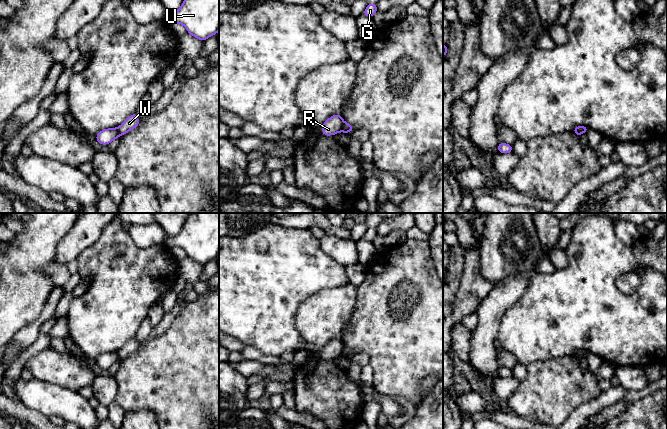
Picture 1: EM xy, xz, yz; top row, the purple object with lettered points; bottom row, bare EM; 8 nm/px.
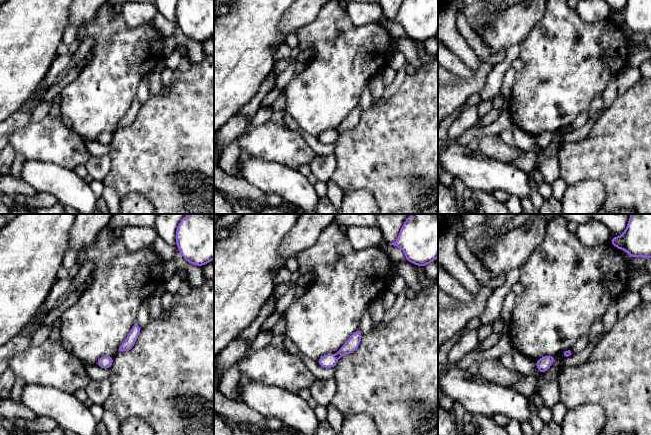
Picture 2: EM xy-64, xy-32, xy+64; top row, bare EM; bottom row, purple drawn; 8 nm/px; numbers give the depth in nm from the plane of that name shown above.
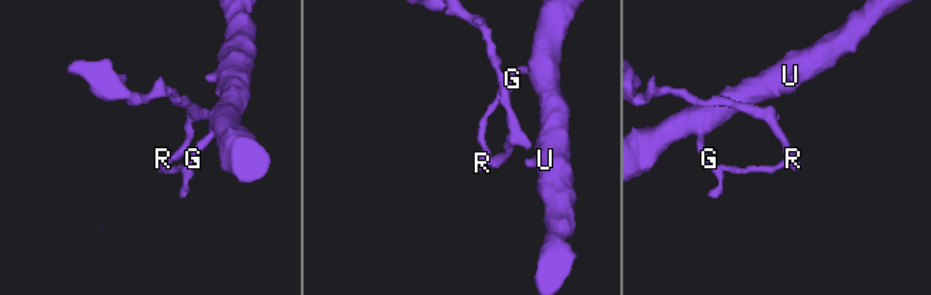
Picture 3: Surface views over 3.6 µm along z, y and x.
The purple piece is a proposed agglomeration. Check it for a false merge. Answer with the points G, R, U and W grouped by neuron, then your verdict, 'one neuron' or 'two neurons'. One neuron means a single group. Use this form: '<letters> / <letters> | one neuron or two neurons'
G R U / W | two neurons

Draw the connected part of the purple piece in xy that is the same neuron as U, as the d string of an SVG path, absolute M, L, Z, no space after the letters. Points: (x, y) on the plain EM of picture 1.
M191 213L181 231L172 238L166 238L165 245L170 249L179 247L182 248L189 259L205 265L219 255L219 213Z

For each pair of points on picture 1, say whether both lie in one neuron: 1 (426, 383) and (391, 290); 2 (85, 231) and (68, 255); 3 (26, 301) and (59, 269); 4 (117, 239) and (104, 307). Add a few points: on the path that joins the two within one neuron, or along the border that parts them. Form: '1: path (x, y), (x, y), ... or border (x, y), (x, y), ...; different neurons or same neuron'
1: border (432, 374), (421, 381), (421, 398); different neurons
2: path (80, 237), (68, 249); same neuron
3: border (52, 262), (44, 269), (44, 272), (55, 285); different neurons
4: path (114, 256), (113, 290); same neuron

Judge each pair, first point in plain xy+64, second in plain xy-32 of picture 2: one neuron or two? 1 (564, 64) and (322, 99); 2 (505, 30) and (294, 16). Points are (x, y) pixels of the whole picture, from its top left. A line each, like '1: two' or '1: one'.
1: one
2: one

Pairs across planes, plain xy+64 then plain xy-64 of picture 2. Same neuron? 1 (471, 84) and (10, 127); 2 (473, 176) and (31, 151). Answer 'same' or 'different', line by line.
1: different
2: different

